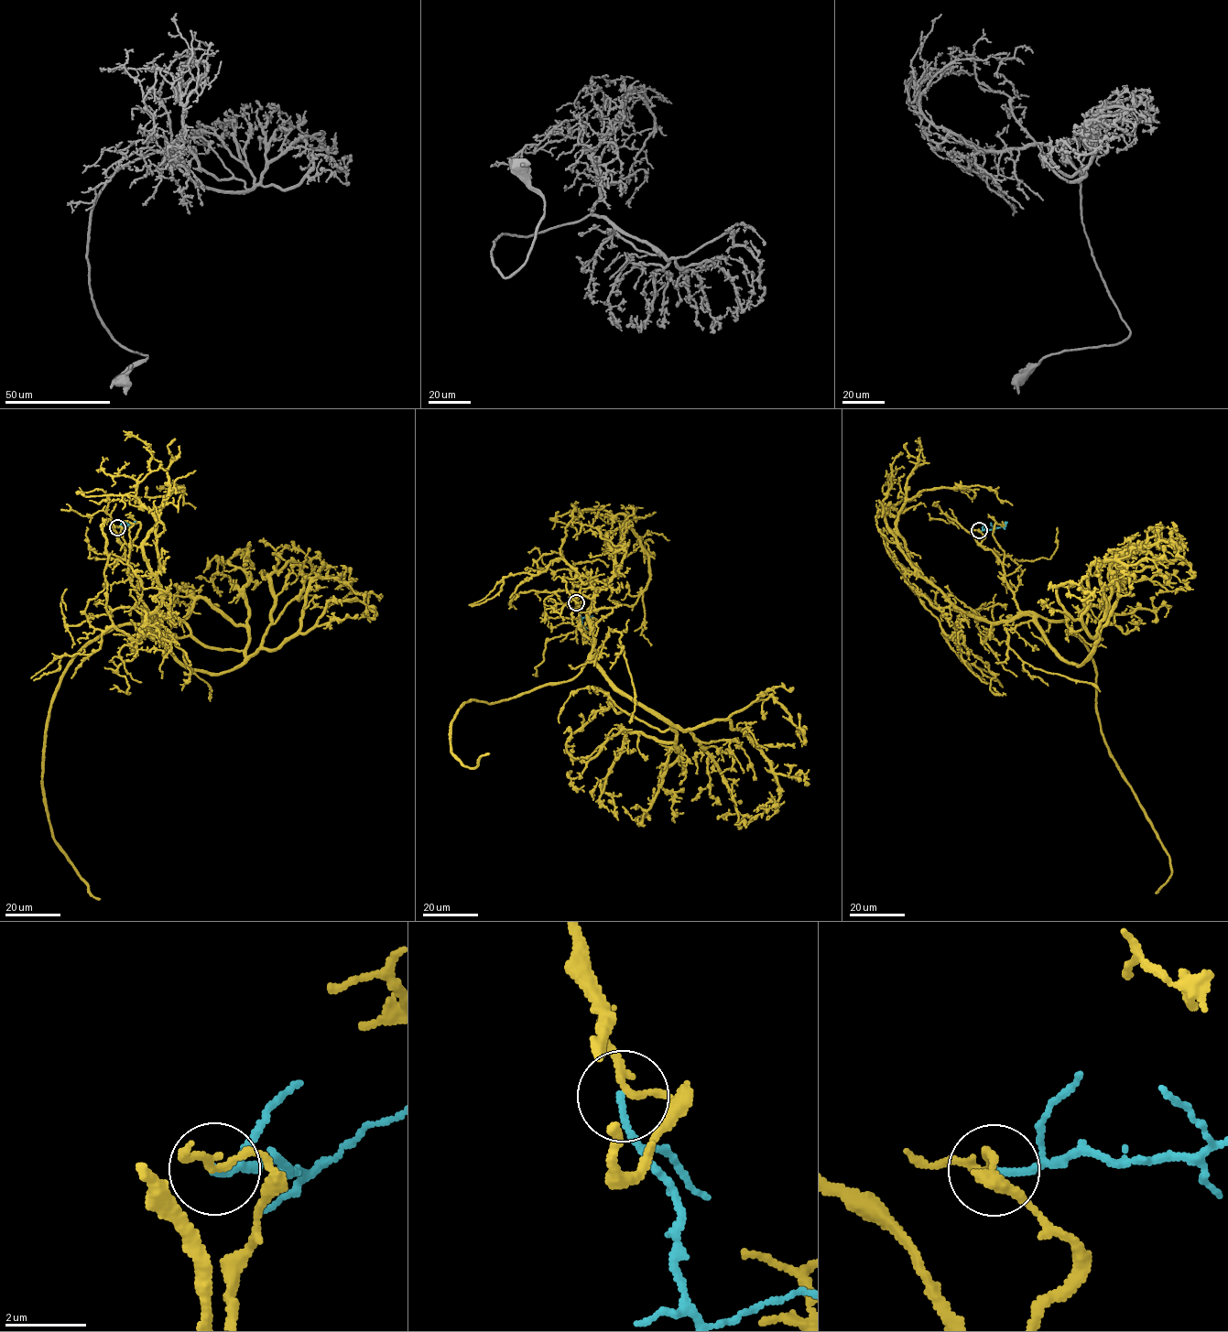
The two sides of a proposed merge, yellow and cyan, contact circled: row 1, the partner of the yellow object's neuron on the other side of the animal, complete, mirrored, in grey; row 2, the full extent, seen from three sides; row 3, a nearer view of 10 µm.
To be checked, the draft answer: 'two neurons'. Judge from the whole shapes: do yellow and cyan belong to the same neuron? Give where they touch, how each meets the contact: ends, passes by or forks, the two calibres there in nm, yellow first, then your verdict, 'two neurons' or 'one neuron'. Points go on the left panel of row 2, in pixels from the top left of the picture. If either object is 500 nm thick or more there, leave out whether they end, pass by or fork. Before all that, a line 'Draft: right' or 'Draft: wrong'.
Draft: right
place (117, 527); yellow passes by; cyan ends; calibres 150 and 170 nm; two neurons

